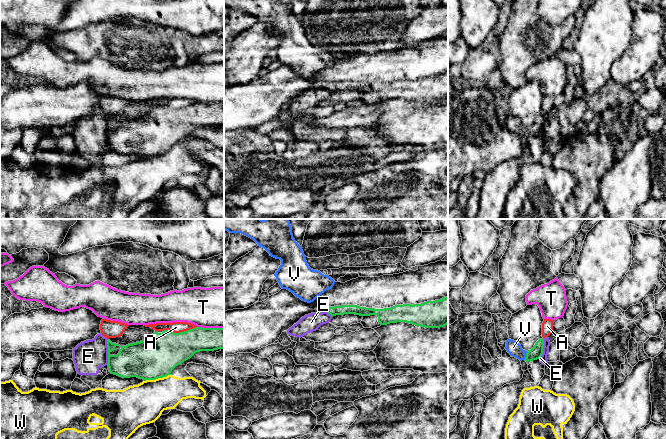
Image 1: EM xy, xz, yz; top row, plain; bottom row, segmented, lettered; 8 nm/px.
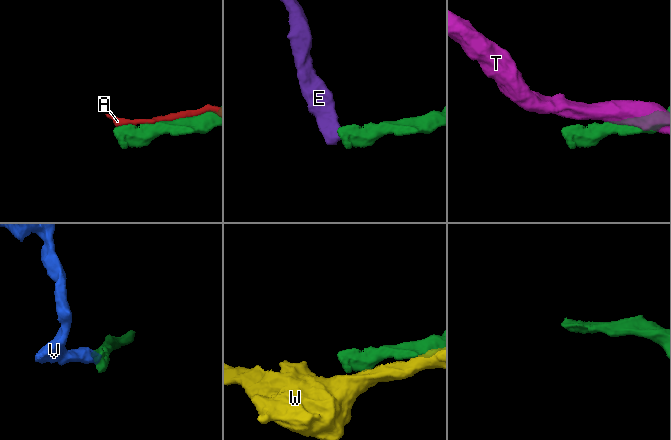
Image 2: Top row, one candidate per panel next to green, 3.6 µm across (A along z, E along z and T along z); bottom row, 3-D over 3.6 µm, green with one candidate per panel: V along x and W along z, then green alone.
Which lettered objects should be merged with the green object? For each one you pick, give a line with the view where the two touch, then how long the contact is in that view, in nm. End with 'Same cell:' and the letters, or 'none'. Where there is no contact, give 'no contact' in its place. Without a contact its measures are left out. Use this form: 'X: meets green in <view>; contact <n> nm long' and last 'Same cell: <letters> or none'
V: meets green in yz; contact 80 nm long
Same cell: V

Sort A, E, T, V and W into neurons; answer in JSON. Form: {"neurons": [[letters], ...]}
{"neurons": [["A", "T"], ["E"], ["V"], ["W"]]}

